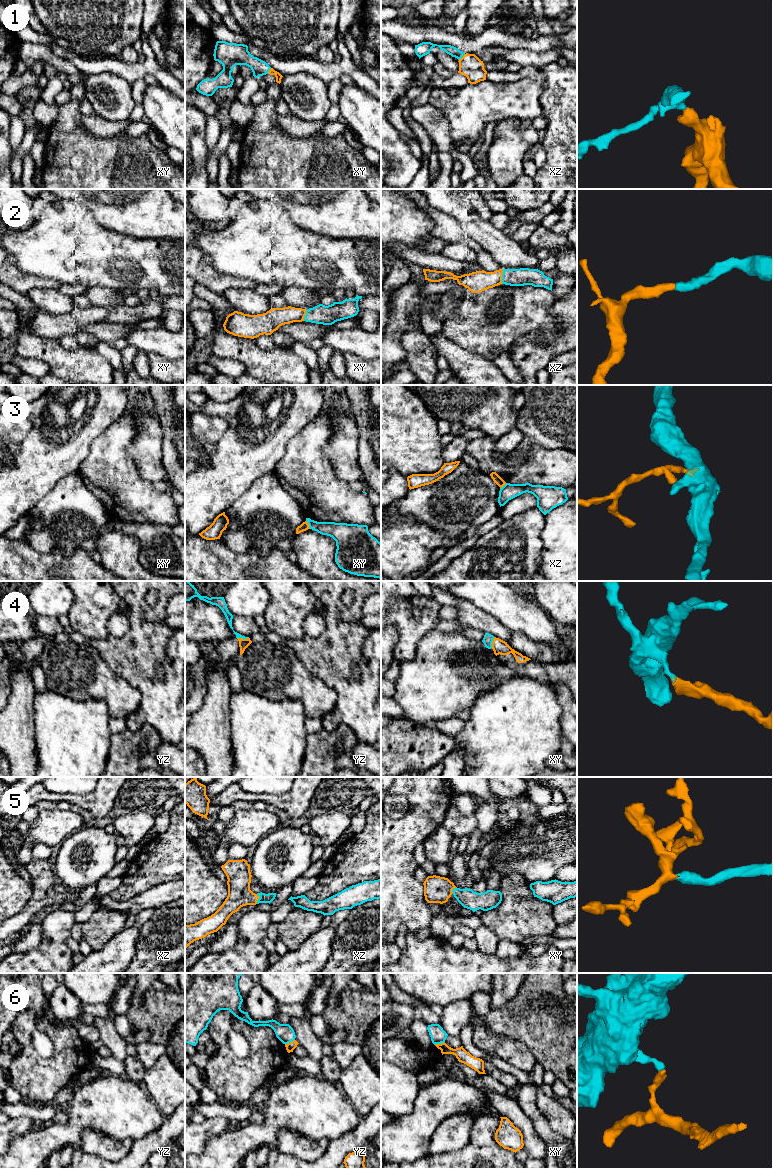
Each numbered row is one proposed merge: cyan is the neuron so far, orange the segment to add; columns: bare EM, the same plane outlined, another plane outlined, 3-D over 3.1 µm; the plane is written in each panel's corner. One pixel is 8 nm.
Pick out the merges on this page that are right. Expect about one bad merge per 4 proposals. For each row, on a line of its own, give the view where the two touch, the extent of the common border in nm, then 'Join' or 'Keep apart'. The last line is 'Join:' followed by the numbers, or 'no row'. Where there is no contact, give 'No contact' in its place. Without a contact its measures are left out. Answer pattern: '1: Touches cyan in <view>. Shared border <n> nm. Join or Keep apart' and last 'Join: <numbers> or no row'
1: Touches cyan in xz. Shared border 80 nm. Join
2: Touches cyan in xz. Shared border 120 nm. Join
3: Touches cyan in xy. Shared border 80 nm. Keep apart
4: Touches cyan in yz. Shared border 100 nm. Keep apart
5: Touches cyan in xz. Shared border 80 nm. Join
6: Touches cyan in yz. Shared border 90 nm. Keep apart
Join: 1, 2, 5

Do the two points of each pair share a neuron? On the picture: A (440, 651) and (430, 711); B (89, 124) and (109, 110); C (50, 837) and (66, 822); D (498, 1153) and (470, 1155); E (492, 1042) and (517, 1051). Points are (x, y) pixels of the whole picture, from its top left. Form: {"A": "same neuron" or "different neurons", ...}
{"A": "same neuron", "B": "different neurons", "C": "same neuron", "D": "same neuron", "E": "same neuron"}

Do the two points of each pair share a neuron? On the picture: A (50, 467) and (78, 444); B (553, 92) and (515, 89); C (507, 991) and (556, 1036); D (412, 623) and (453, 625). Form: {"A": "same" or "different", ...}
{"A": "same", "B": "different", "C": "different", "D": "different"}

